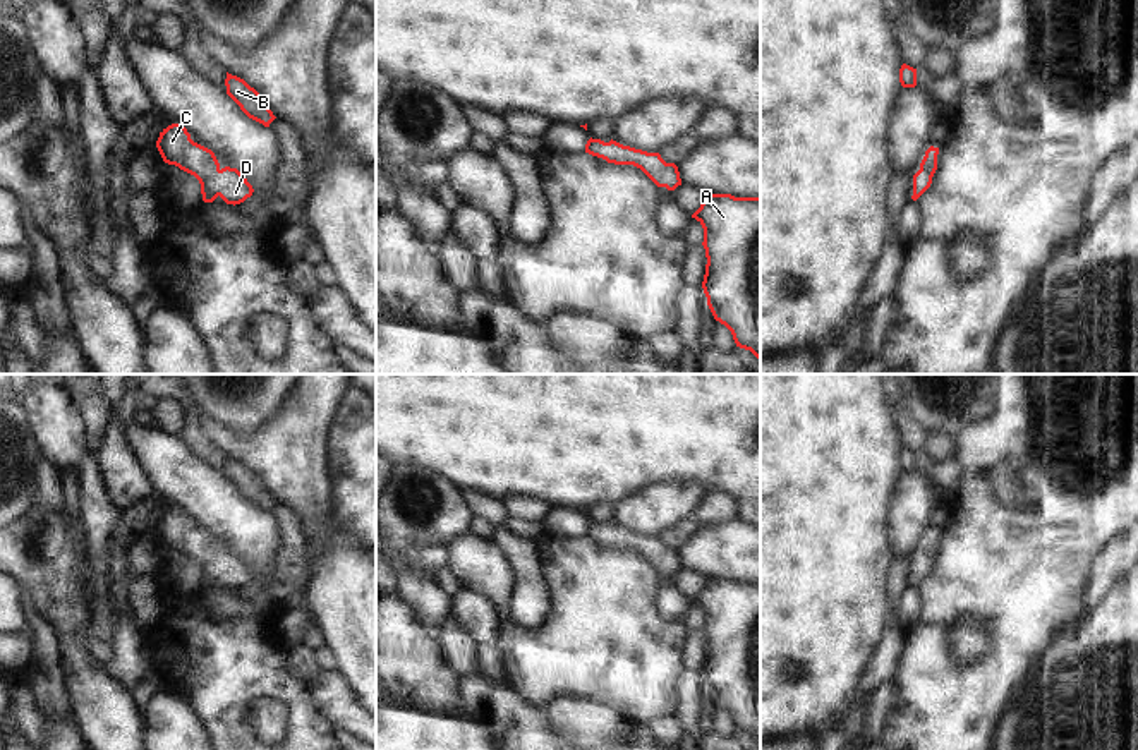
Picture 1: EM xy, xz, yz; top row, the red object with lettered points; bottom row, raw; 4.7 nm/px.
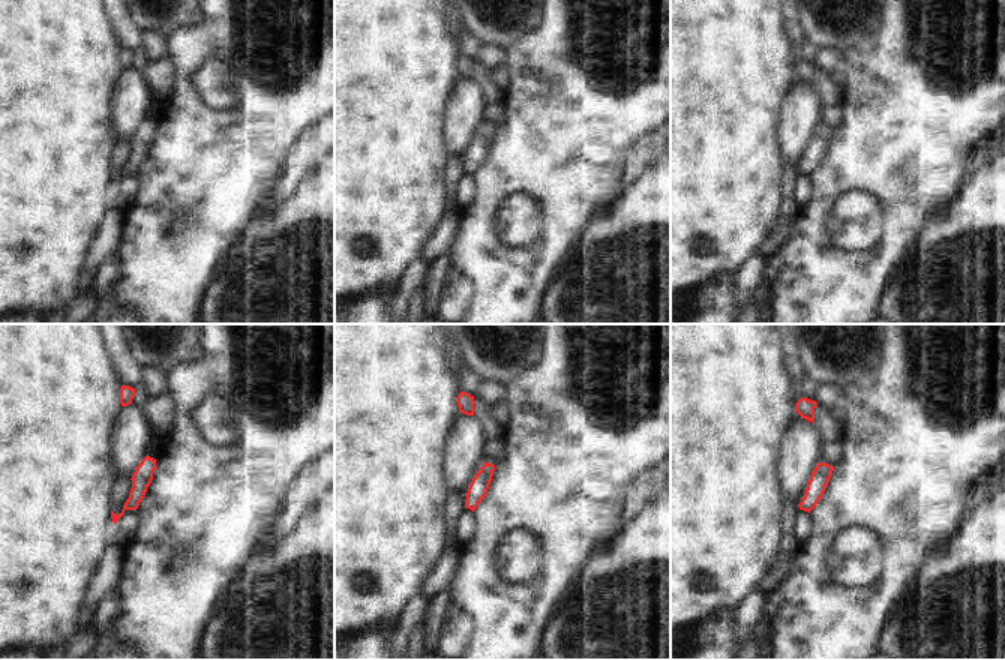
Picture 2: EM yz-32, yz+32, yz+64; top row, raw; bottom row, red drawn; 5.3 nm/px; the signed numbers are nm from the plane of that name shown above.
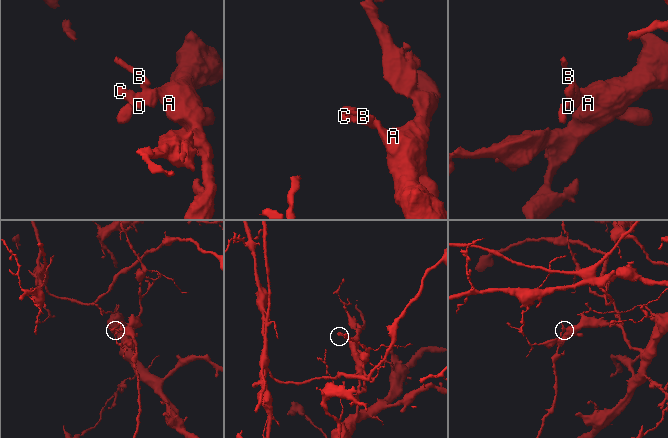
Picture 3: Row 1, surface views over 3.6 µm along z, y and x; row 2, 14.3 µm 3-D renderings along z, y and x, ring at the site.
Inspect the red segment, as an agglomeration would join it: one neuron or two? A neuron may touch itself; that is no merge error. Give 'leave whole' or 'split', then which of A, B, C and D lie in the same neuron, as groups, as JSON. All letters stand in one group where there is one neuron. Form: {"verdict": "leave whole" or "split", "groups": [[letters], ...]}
{"verdict": "leave whole", "groups": [["A", "B", "C", "D"]]}

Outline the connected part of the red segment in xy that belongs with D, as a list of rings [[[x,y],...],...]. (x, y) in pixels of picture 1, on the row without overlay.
[[[172,508],[163,513],[156,532],[165,547],[175,549],[199,565],[204,587],[213,587],[220,580],[227,589],[235,590],[254,577],[237,553],[221,553],[215,537],[194,527],[184,510]]]

